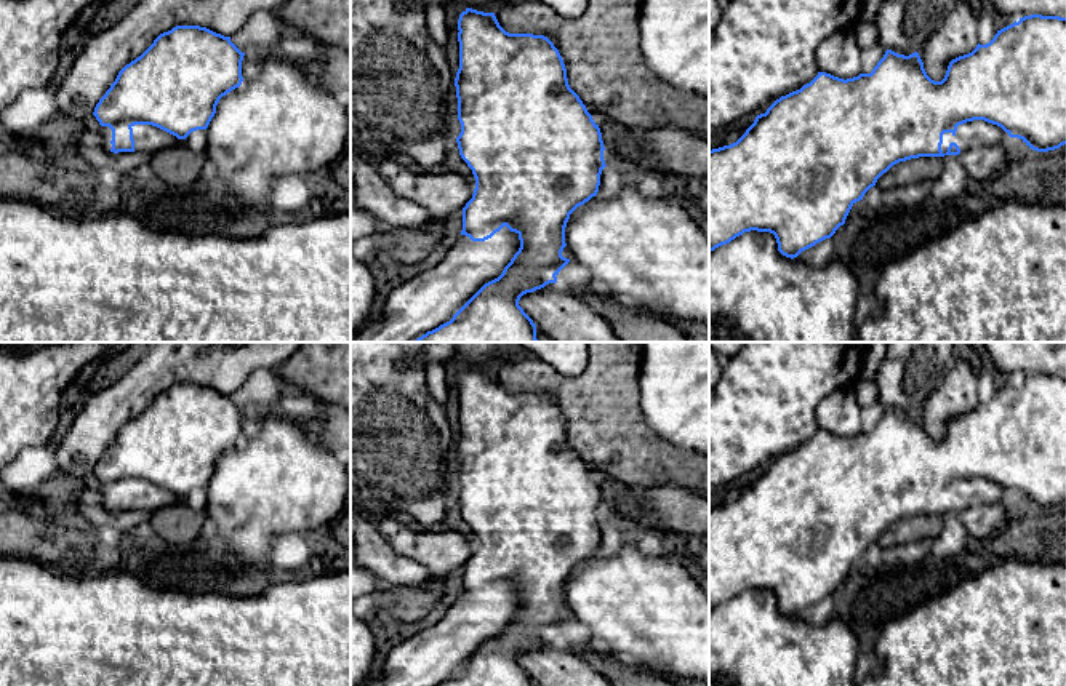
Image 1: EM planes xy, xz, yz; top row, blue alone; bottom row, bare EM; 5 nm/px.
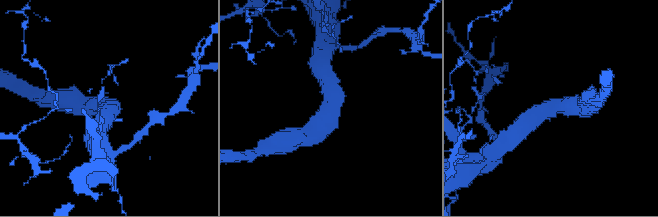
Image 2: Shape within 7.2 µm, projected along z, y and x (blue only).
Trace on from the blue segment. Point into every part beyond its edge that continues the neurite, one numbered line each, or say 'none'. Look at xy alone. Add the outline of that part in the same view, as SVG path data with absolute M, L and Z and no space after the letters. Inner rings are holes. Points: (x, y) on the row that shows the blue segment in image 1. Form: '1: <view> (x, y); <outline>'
1: xy (148, 138); M134 125L131 128L134 139L134 152L146 152L152 155L166 147L184 144L184 139L178 139L176 136L152 125Z

